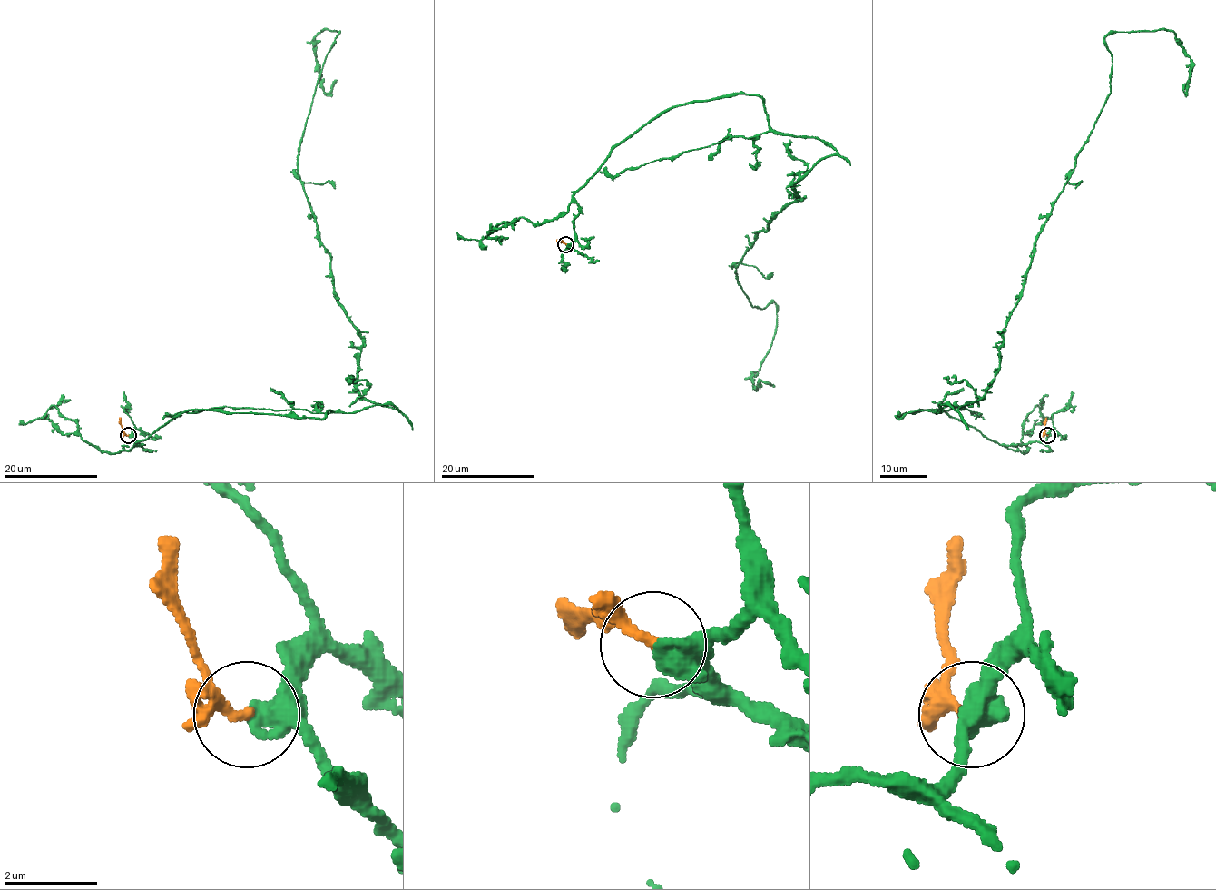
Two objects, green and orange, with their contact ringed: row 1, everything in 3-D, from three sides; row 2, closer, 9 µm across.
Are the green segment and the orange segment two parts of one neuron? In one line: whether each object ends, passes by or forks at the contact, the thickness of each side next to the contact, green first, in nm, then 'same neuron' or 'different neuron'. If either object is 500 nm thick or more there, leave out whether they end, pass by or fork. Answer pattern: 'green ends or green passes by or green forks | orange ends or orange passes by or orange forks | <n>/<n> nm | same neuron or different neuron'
green passes by | orange ends | 420/240 nm | different neuron

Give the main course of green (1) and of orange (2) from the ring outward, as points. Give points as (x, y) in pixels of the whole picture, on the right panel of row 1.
1: (1048, 435), (897, 418), (977, 401), (998, 369), (1110, 92), (1105, 38), (1171, 30), (1189, 79)
2: (1048, 435), (1046, 418)

